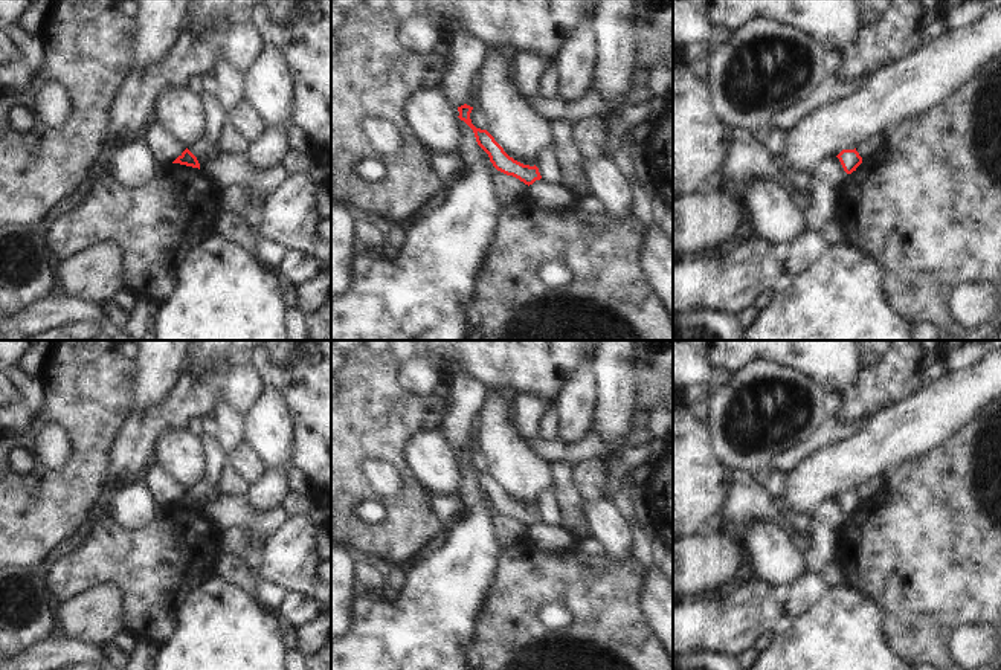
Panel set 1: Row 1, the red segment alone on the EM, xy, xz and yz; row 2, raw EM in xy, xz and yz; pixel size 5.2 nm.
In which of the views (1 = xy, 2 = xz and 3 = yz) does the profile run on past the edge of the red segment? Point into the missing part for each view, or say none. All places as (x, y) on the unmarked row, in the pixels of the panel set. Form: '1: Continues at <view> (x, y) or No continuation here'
1: No continuation here
2: No continuation here
3: No continuation here

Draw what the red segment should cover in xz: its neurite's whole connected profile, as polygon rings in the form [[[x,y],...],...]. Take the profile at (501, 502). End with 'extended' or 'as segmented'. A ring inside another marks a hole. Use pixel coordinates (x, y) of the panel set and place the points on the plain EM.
[[[467,446],[458,449],[459,453],[458,459],[473,472],[478,487],[488,496],[493,508],[507,517],[519,520],[528,528],[533,527],[536,522],[540,522],[542,517],[536,507],[529,508],[514,502],[504,493],[504,490],[494,482],[494,479],[487,472],[476,470],[472,465],[470,461],[472,452],[473,449]]] | as segmented

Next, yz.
[[[856,490],[842,491],[836,499],[839,501],[839,504],[847,516],[851,516],[853,513],[856,513],[856,510],[862,505],[862,499],[856,493]]] | as segmented

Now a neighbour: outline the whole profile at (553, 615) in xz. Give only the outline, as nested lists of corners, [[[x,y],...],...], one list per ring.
[[[555,603],[548,604],[542,610],[540,620],[546,627],[555,629],[558,632],[566,630],[572,623],[571,614]]]

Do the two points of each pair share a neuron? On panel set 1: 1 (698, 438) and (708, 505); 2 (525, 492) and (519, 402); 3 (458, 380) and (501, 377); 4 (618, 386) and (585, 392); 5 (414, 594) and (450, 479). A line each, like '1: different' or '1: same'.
1: same
2: different
3: different
4: different
5: different

